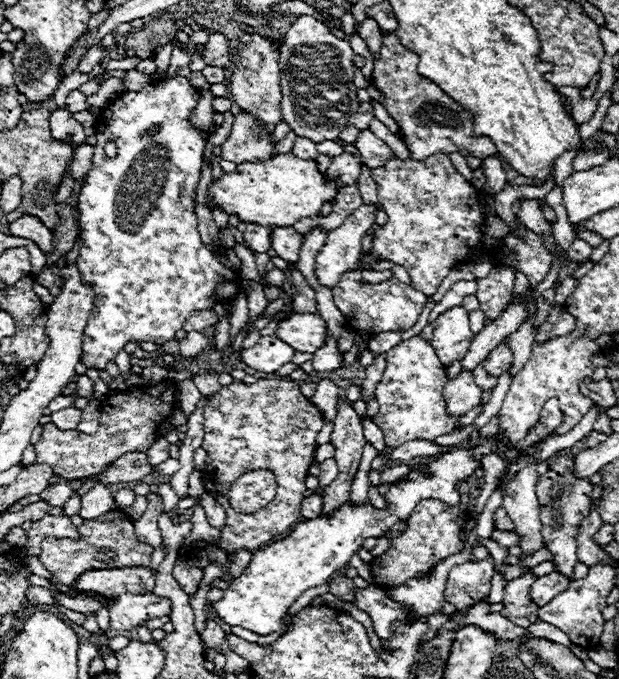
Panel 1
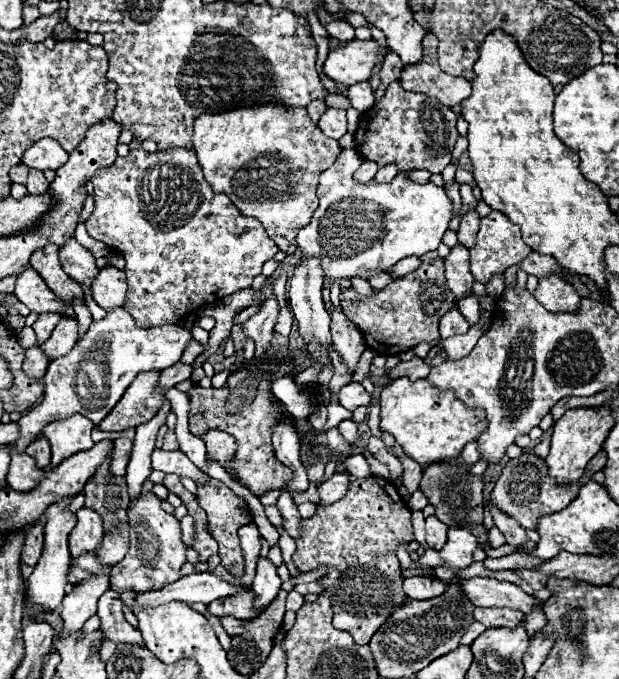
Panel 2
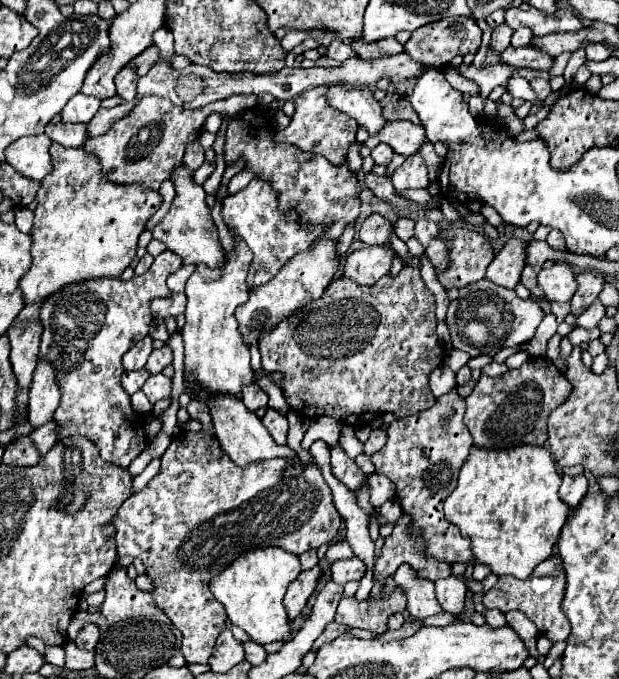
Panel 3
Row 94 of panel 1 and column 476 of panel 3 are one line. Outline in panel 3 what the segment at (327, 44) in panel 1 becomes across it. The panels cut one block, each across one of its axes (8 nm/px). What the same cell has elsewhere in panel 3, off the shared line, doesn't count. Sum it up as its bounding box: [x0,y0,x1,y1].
[446,278,544,358]

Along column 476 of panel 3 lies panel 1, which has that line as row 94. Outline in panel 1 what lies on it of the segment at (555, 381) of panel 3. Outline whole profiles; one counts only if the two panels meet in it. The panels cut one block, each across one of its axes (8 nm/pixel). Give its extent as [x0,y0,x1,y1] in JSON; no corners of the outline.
[372,32,496,160]

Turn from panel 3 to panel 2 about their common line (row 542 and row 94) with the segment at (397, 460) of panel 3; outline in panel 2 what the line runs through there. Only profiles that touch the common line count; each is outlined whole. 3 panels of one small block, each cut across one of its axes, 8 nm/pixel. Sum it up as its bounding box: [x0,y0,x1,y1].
[400,34,470,106]

